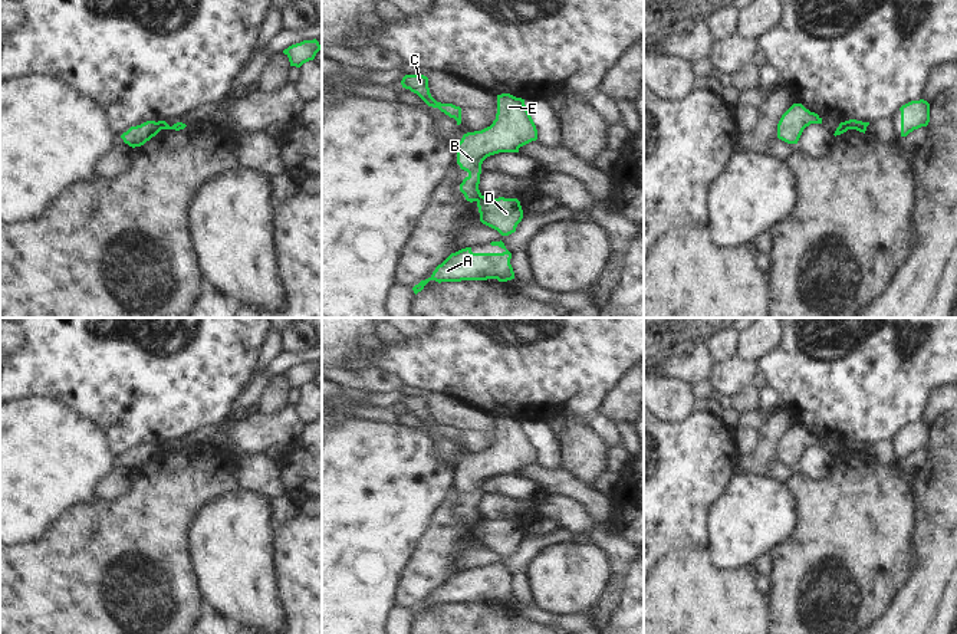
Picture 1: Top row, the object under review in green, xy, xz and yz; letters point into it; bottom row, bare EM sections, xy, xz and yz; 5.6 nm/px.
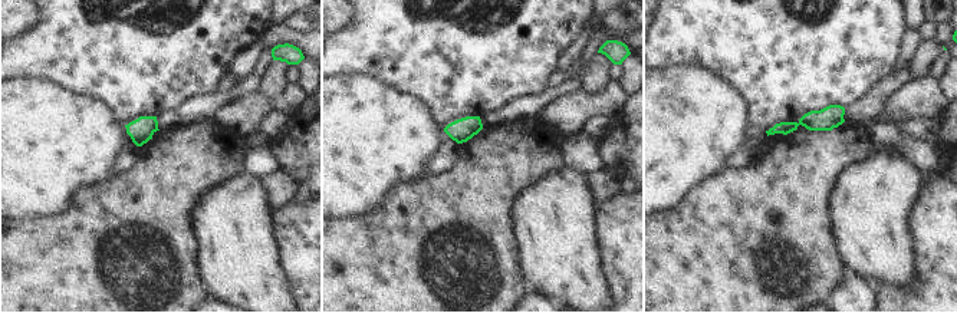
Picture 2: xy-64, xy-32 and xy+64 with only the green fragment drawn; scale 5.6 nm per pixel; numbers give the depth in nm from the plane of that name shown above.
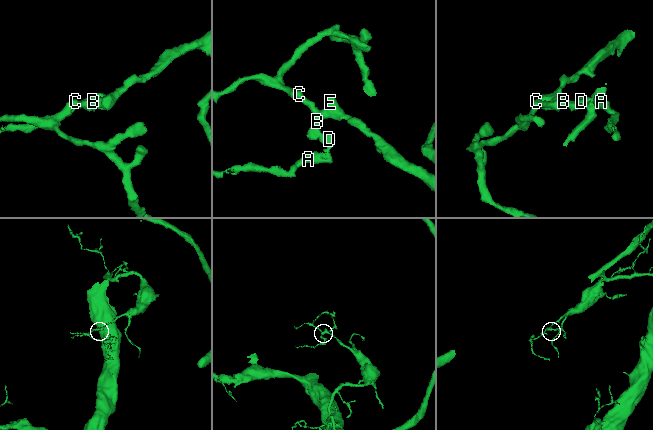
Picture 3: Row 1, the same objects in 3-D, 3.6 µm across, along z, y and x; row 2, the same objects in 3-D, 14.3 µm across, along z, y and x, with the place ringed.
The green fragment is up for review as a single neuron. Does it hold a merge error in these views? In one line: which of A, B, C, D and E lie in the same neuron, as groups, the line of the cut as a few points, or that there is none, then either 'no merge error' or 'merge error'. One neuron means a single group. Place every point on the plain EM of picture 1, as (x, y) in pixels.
A D / B C E; cut in xy along (157, 444), (161, 450); merge error

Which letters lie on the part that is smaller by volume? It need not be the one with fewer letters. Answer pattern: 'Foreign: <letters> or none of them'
Foreign: A, D.

